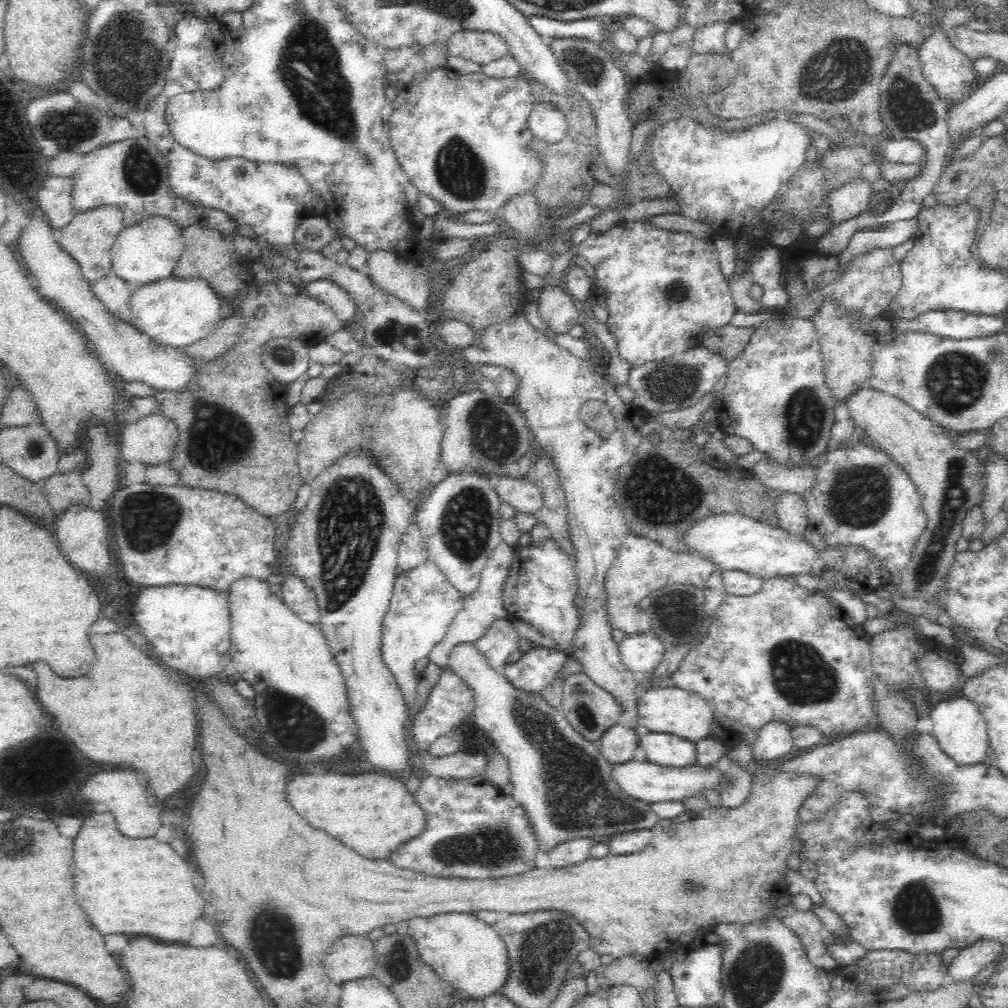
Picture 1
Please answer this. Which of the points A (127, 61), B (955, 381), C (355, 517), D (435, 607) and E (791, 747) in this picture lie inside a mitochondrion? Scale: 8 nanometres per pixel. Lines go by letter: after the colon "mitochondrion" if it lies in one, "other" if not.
A: mitochondrion
B: mitochondrion
C: mitochondrion
D: other
E: other

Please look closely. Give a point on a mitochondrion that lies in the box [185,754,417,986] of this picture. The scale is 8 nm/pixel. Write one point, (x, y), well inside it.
(278, 952)

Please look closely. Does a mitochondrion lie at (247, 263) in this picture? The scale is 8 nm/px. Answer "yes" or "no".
no

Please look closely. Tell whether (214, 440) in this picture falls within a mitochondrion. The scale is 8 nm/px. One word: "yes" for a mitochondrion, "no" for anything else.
yes

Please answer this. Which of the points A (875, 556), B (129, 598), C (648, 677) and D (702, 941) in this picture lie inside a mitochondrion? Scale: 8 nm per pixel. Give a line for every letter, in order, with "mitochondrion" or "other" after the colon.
A: other
B: other
C: other
D: other

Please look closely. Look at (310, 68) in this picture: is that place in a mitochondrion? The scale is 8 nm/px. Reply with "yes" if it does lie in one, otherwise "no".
yes

